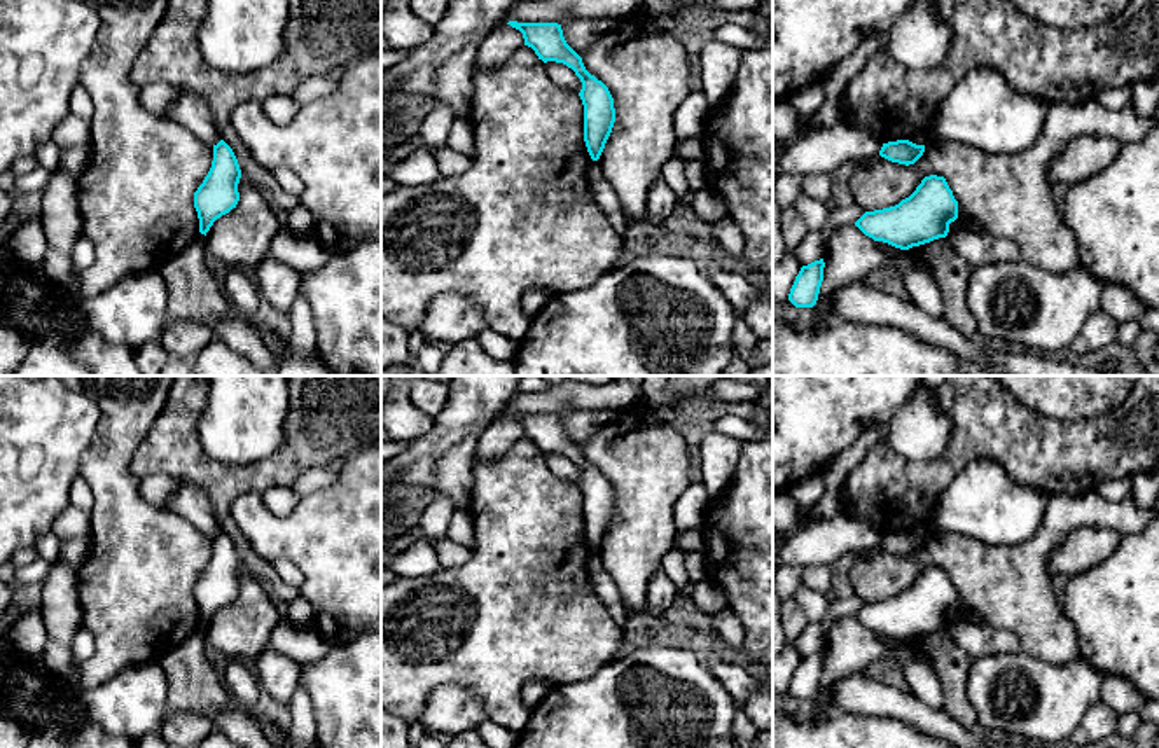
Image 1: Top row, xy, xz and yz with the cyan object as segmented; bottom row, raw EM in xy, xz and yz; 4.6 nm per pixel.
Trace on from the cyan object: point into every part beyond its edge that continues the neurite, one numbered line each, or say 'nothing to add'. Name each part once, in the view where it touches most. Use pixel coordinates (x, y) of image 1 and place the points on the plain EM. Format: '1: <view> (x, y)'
nothing to add

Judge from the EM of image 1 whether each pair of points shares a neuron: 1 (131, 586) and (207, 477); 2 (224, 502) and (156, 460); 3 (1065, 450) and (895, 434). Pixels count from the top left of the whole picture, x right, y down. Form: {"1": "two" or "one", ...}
{"1": "two", "2": "one", "3": "two"}

